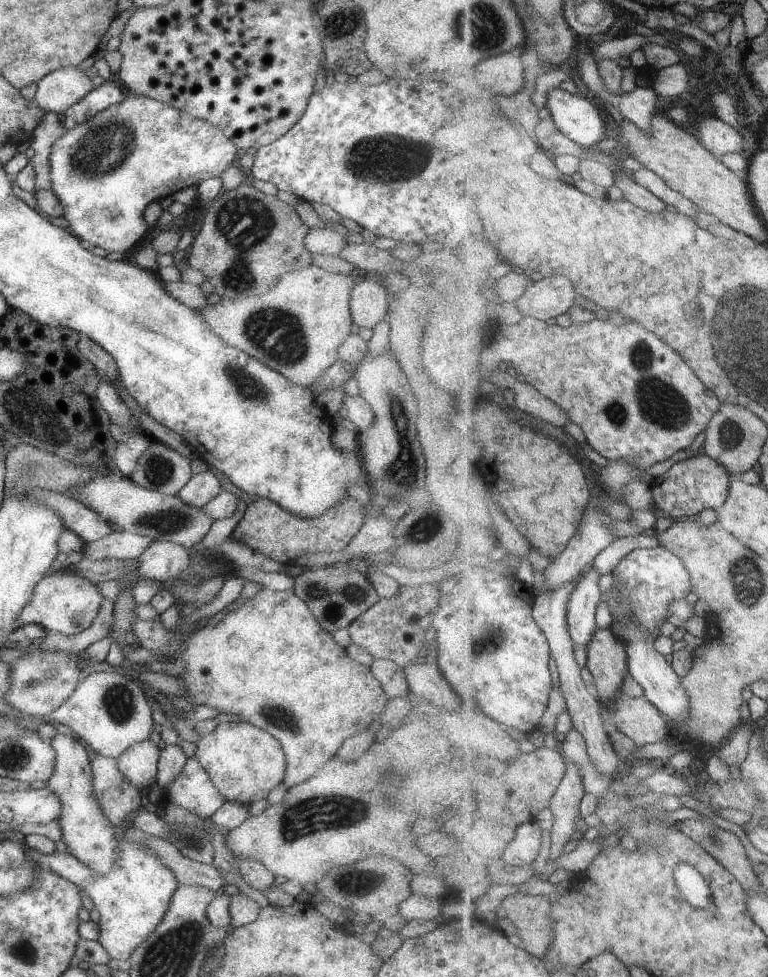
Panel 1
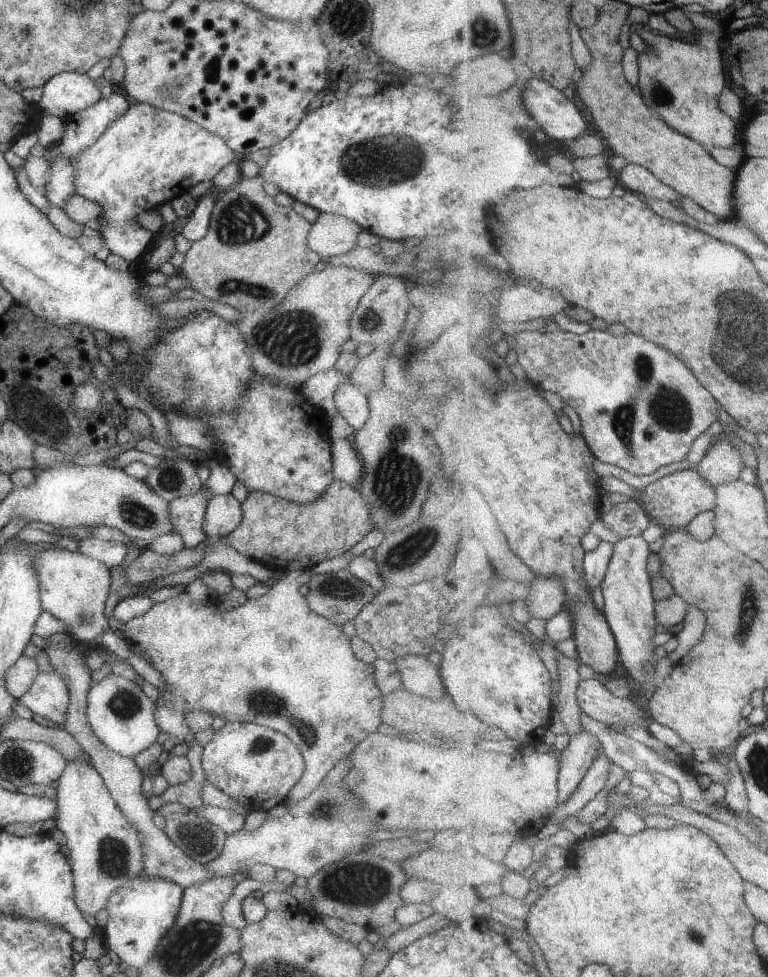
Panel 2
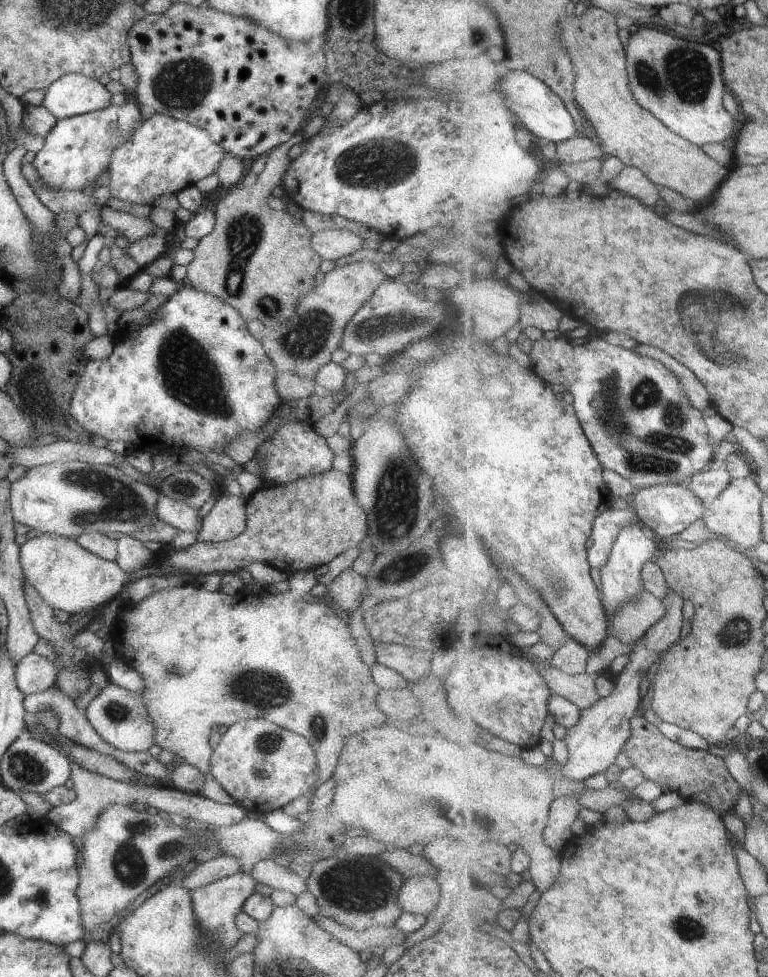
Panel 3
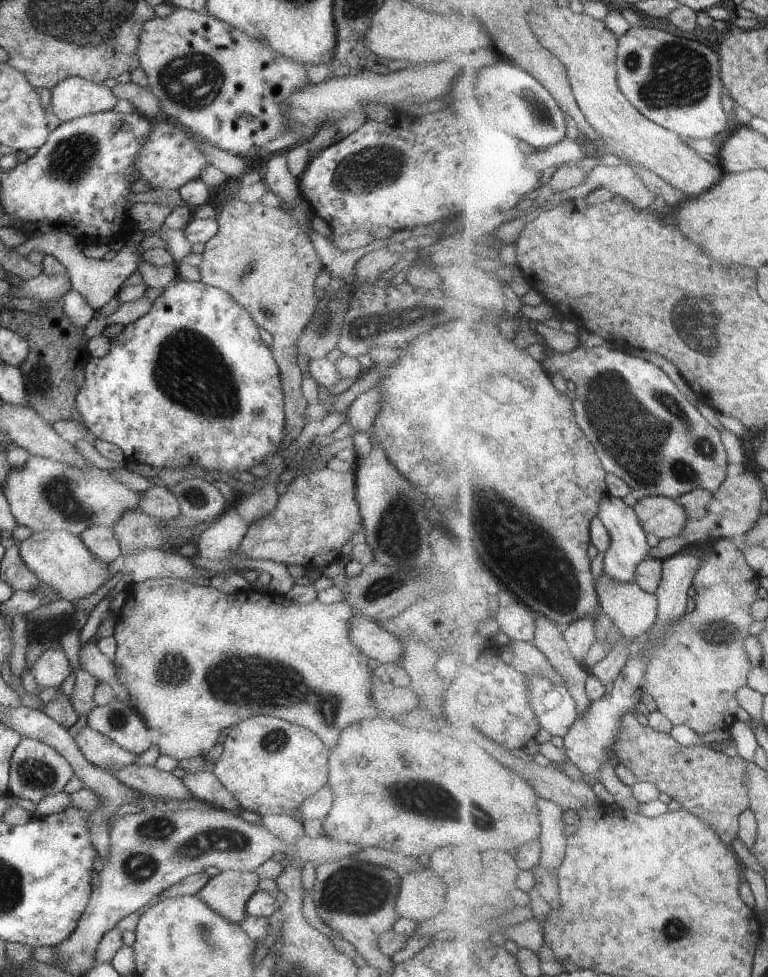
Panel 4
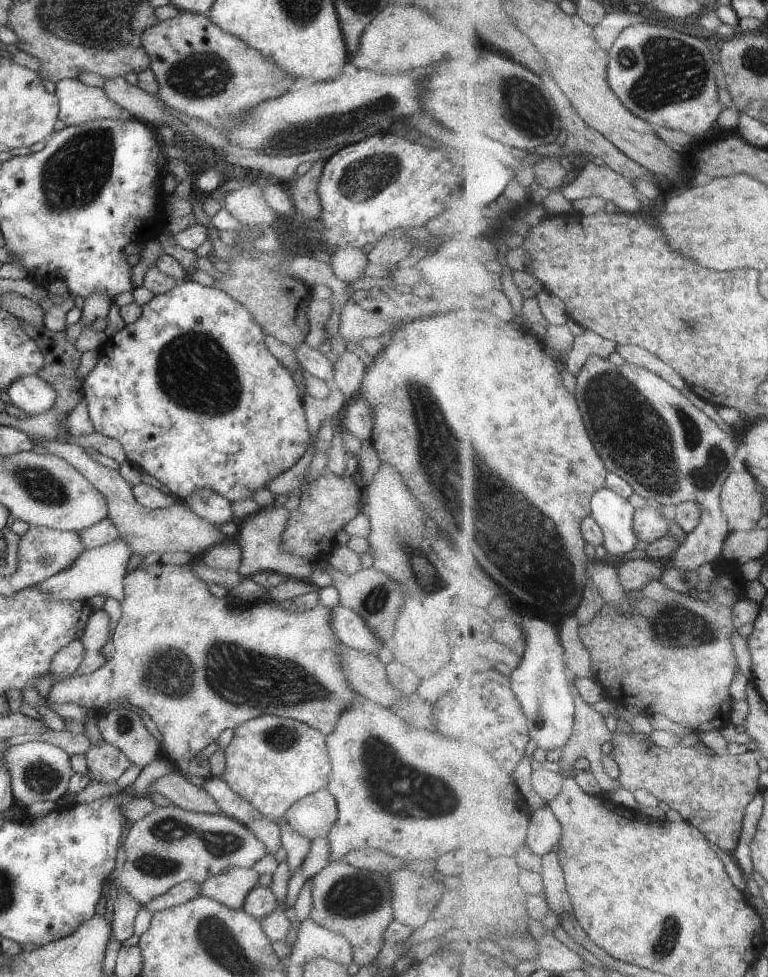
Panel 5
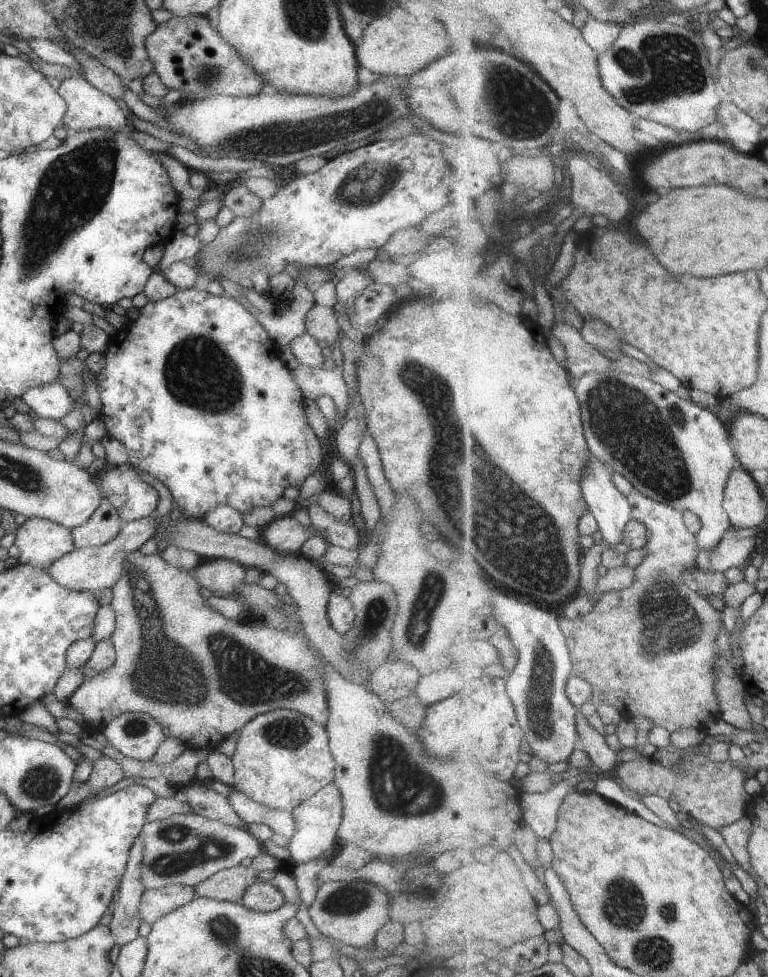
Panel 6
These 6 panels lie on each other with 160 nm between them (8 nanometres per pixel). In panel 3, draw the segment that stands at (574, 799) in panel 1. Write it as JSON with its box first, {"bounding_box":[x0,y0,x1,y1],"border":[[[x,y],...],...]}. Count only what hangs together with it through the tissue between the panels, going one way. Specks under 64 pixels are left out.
{"bounding_box":[561,588,683,782],"border":[[[670,588],[667,598],[663,602],[666,604],[667,612],[665,616],[650,628],[637,641],[634,649],[629,655],[629,662],[618,676],[615,690],[611,696],[599,699],[593,706],[581,711],[579,724],[567,730],[563,739],[570,752],[569,760],[563,765],[561,772],[572,781],[584,782],[588,778],[599,773],[604,773],[623,751],[625,742],[631,736],[631,718],[637,712],[637,706],[641,704],[641,684],[645,681],[647,670],[659,661],[661,652],[668,651],[676,642],[679,642],[683,634],[683,597]]]}

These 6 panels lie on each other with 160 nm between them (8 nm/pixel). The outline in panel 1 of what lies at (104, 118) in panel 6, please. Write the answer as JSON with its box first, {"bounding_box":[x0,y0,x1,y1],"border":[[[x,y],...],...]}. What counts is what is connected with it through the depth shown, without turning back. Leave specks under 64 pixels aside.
{"bounding_box":[33,67,93,113],"border":[[[61,67],[36,82],[33,100],[46,112],[61,113],[81,100],[93,85],[83,70]]]}

